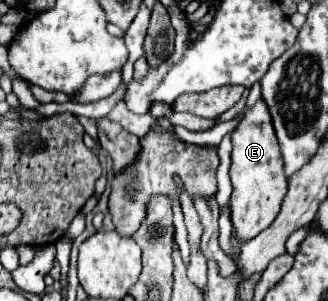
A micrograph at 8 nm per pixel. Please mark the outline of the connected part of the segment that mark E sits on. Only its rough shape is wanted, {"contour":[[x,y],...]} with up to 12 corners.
{"contour":[[262,99],[232,135],[230,221],[244,243],[288,185]]}

